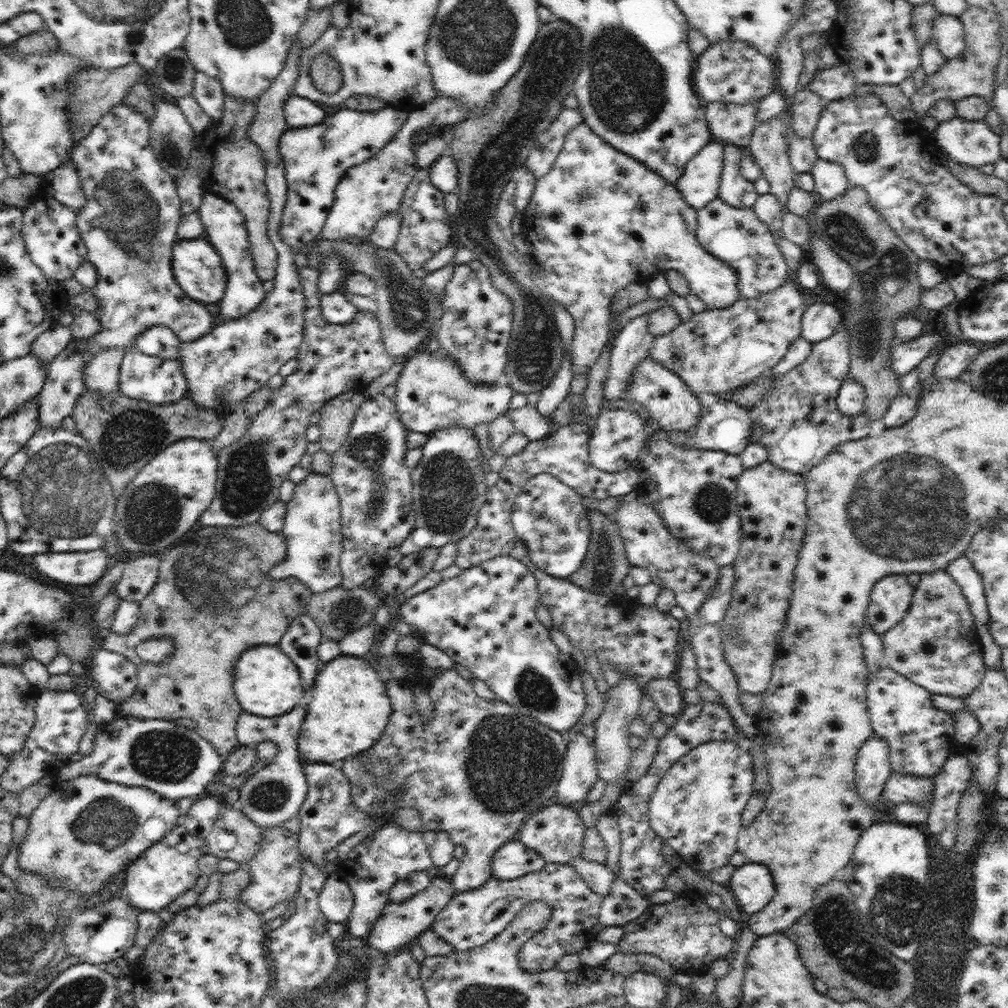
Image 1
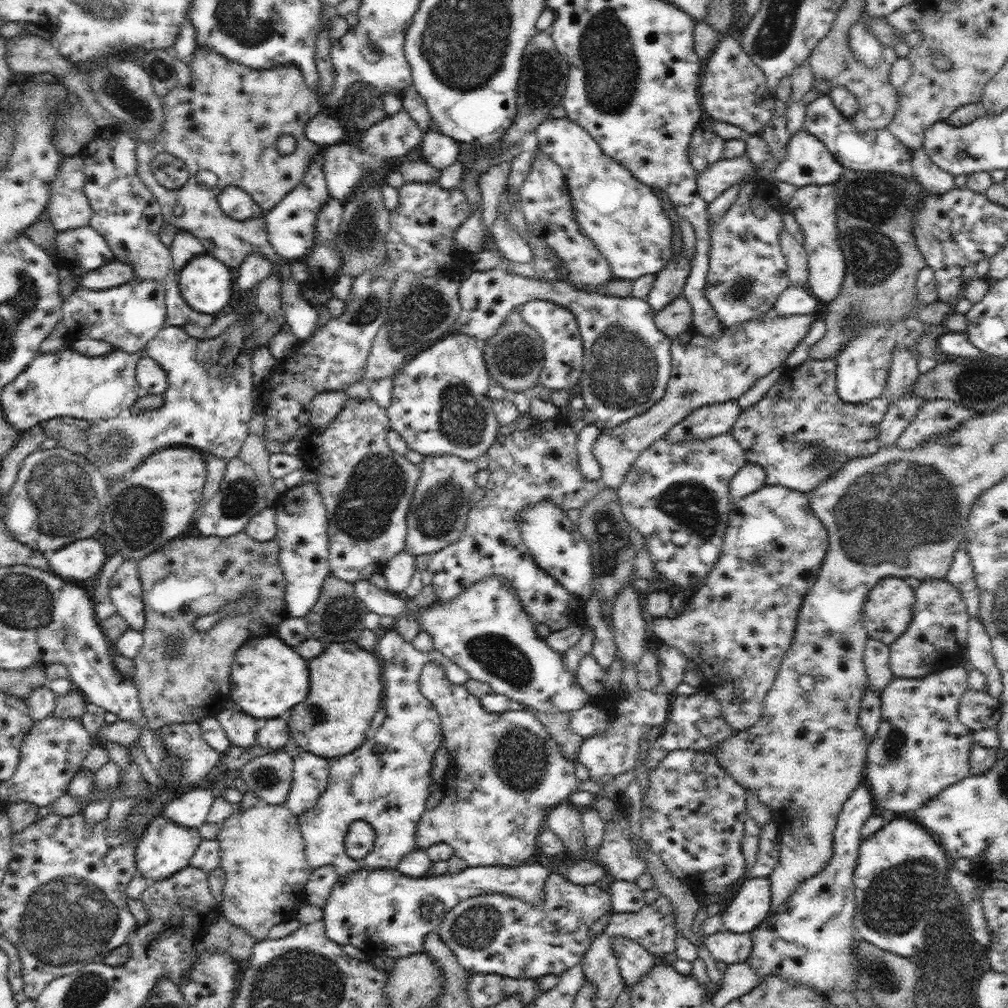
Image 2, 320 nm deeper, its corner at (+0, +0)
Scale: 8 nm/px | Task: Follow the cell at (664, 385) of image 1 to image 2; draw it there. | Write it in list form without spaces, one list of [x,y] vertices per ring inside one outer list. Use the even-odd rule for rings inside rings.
[[[498,267],[485,271],[473,270],[470,276],[460,283],[461,313],[456,319],[452,332],[469,334],[483,344],[496,334],[505,318],[516,310],[516,306],[531,300],[544,299],[561,304],[575,314],[583,340],[583,372],[580,387],[583,388],[581,398],[585,402],[583,419],[588,425],[598,427],[600,432],[620,426],[622,422],[644,414],[665,396],[671,374],[671,338],[656,326],[656,312],[646,299],[632,296],[622,298],[596,290],[586,291],[562,279],[548,282],[522,276],[518,271],[507,272]]]

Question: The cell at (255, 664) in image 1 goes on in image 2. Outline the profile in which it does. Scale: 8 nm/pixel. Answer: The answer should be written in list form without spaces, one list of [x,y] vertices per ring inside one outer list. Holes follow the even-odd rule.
[[[274,636],[254,638],[238,648],[231,666],[231,701],[246,714],[257,718],[276,718],[292,710],[308,696],[308,664],[306,660]]]

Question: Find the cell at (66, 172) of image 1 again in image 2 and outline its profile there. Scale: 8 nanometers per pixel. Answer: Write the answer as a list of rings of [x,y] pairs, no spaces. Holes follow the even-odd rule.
[[[81,156],[64,157],[57,178],[51,182],[46,216],[57,231],[80,228],[89,224],[93,210],[86,196]]]

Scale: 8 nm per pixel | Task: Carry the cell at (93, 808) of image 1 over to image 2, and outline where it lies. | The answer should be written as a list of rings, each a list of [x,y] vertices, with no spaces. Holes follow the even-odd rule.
[[[193,789],[170,801],[164,807],[164,813],[177,825],[198,828],[207,820],[217,793],[210,790]]]

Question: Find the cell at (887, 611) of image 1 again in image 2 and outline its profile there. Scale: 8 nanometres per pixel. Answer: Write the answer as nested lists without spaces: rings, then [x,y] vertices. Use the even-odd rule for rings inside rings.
[[[898,577],[881,578],[868,593],[862,621],[868,637],[892,645],[912,622],[915,605],[915,590],[910,587],[908,579]]]

